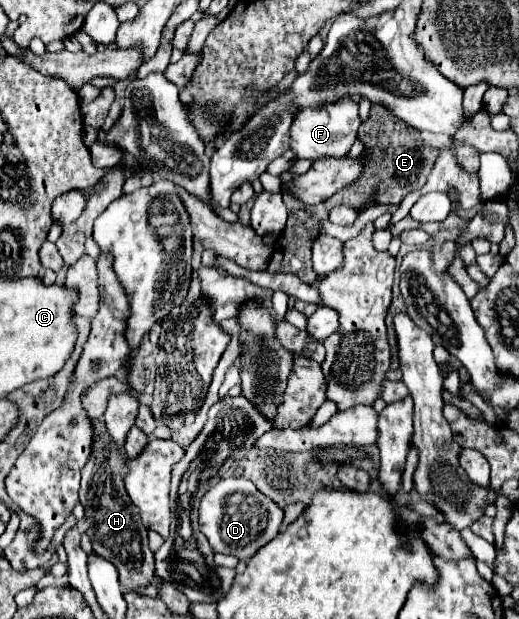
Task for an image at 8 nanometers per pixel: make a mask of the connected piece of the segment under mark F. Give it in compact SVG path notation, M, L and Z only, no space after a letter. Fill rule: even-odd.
M350 96L328 101L320 107L298 109L290 125L290 151L294 151L298 159L308 159L312 163L322 157L344 157L356 141L356 131L362 123L358 109L358 103Z

